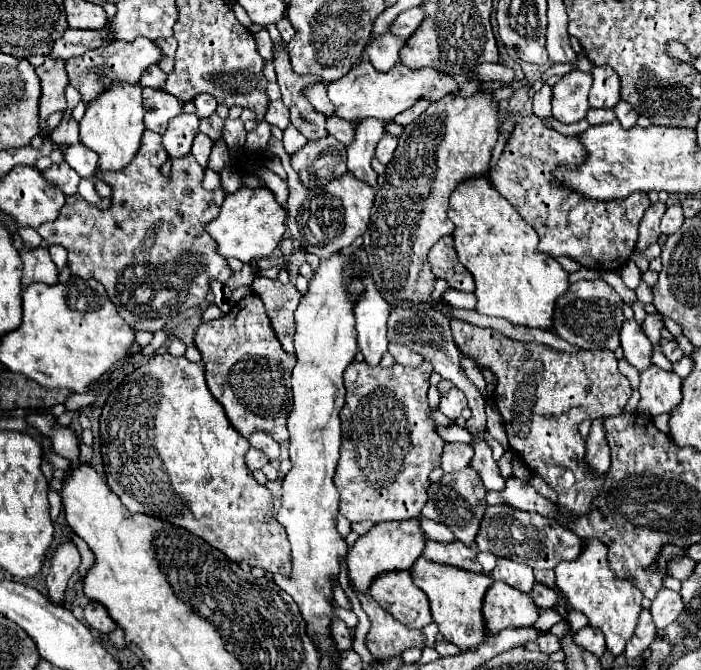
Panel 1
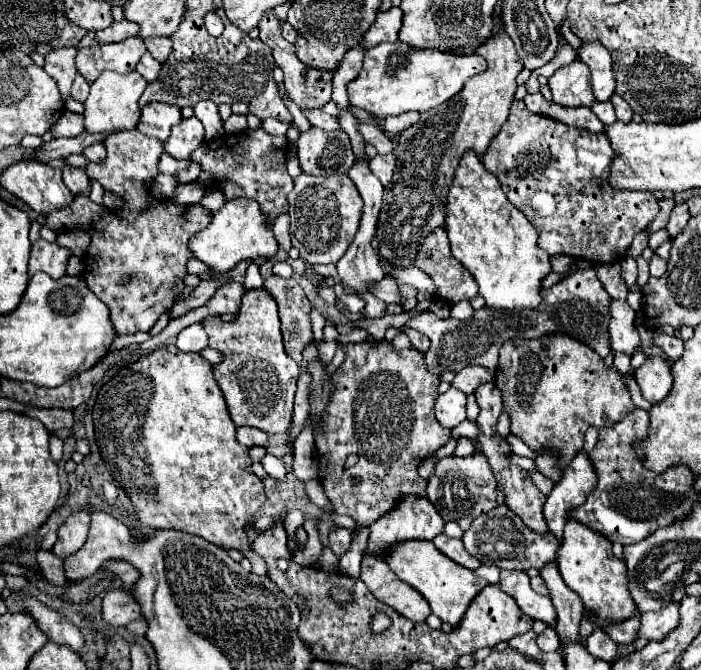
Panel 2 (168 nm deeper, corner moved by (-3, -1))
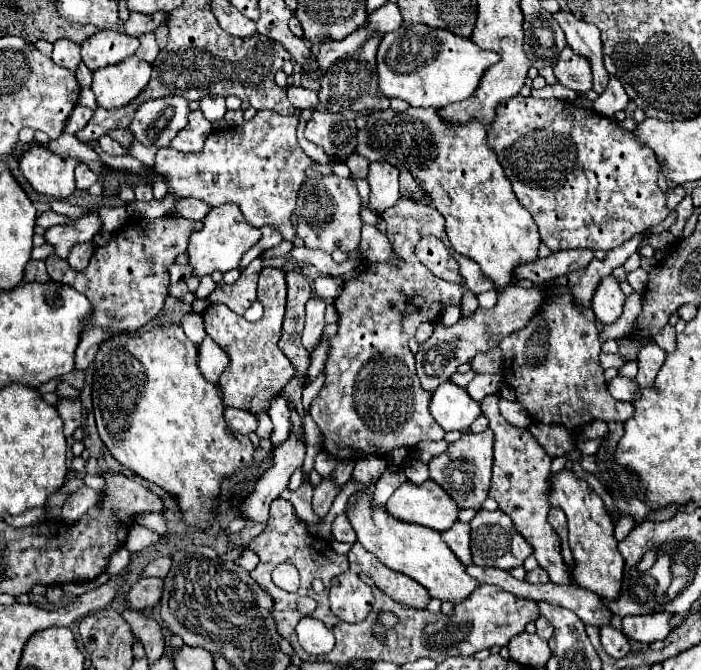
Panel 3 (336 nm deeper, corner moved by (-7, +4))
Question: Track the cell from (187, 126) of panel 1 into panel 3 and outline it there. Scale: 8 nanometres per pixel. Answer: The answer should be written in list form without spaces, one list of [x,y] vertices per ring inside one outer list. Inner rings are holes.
[[[190,111],[188,125],[182,131],[178,131],[178,135],[172,139],[170,147],[178,149],[178,151],[184,151],[184,153],[200,151],[206,137],[210,135],[210,131],[212,131],[212,125],[202,115],[202,111]]]

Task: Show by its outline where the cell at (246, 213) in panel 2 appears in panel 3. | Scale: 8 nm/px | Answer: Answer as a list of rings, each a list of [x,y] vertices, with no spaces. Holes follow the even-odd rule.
[[[224,205],[218,209],[212,209],[206,217],[204,217],[204,227],[200,231],[196,231],[190,237],[188,243],[188,265],[194,271],[194,277],[204,277],[204,275],[212,275],[212,271],[220,271],[226,273],[230,269],[236,269],[242,255],[260,241],[260,231],[246,225],[242,213],[238,213],[236,205]]]

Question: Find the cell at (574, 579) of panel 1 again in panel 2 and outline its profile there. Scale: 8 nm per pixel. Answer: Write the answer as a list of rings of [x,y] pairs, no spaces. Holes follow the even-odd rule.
[[[566,522],[562,550],[558,552],[556,564],[566,586],[572,588],[582,598],[590,614],[596,614],[598,626],[604,628],[604,626],[622,622],[626,618],[632,618],[638,612],[636,602],[628,590],[626,564],[614,556],[612,542],[602,538],[598,532],[578,522]]]

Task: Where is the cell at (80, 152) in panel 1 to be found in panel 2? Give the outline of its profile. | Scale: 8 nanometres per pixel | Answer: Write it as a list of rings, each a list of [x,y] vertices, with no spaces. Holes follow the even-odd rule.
[[[98,142],[98,144],[88,146],[82,154],[84,154],[90,162],[102,162],[102,160],[106,158],[106,148],[104,148],[104,144],[102,144],[102,142]]]

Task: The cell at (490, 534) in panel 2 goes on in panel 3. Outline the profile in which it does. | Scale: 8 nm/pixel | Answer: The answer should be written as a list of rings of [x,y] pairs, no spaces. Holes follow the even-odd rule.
[[[480,509],[476,517],[470,521],[472,533],[470,533],[470,551],[472,551],[472,561],[474,565],[482,567],[498,567],[504,571],[510,571],[512,567],[520,567],[528,555],[532,555],[530,545],[526,545],[524,537],[514,529],[510,517],[502,513],[500,509],[496,511],[484,511]]]

